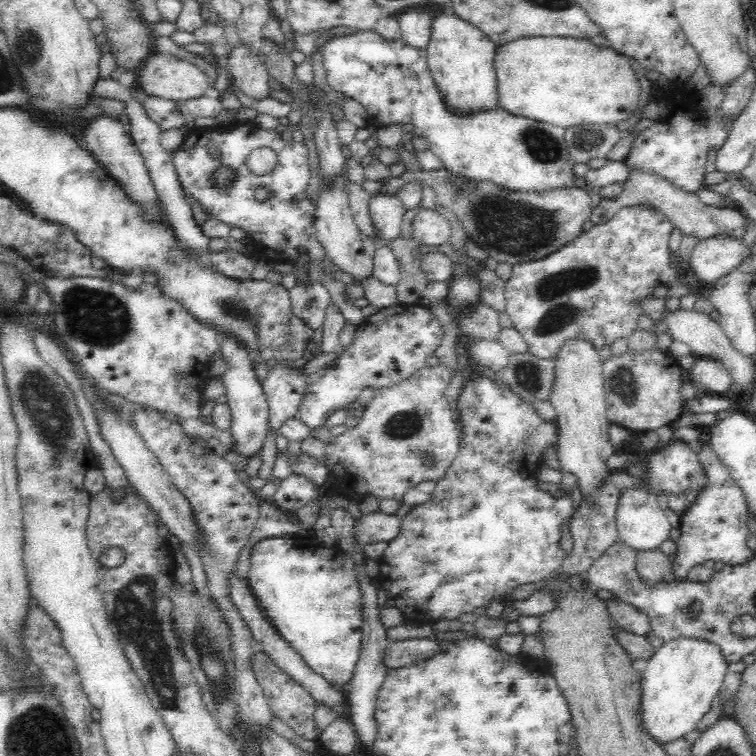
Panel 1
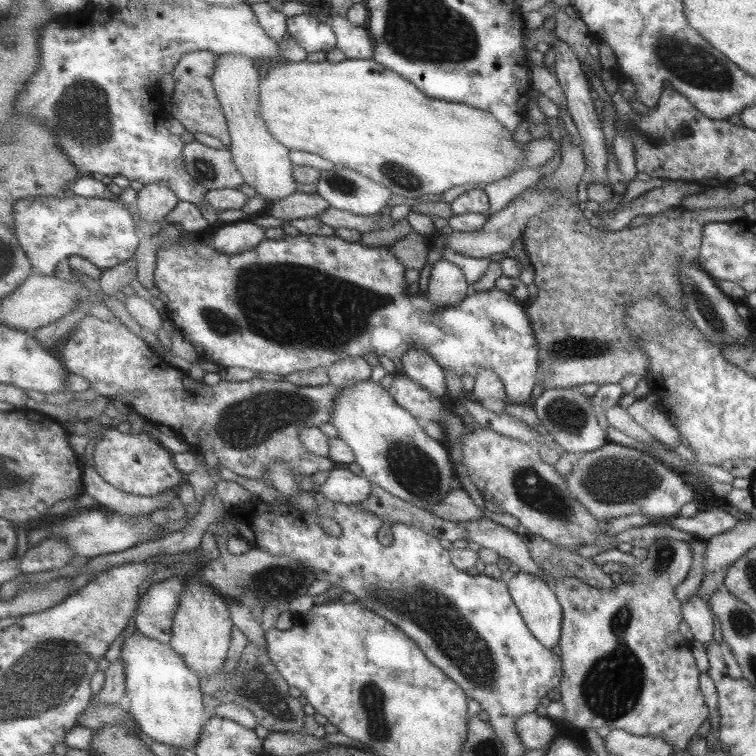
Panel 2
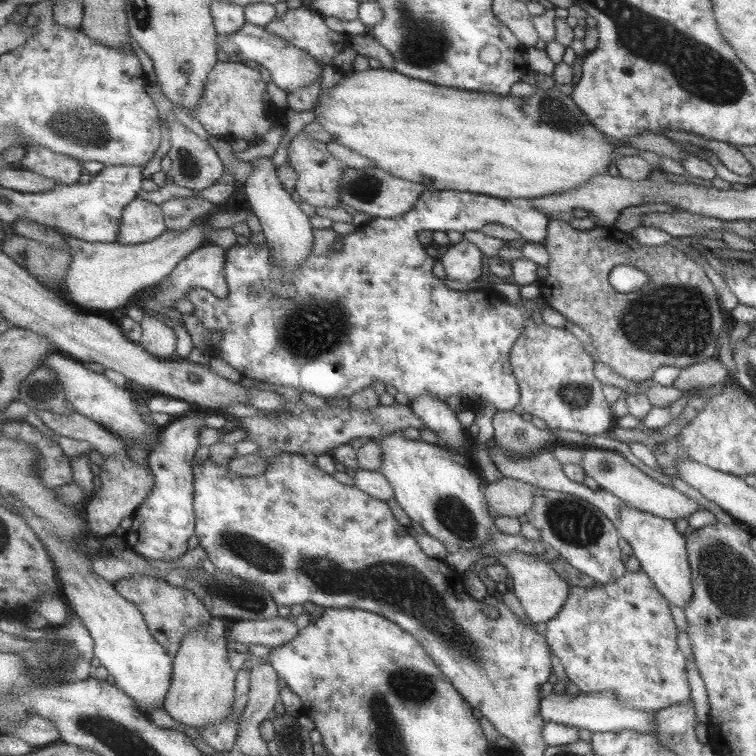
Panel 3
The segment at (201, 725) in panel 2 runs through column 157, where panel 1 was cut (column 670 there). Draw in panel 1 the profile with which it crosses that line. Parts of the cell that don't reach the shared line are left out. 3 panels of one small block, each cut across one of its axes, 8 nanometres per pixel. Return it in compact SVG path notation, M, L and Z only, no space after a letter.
M681 635L662 643L641 672L641 706L647 731L658 742L666 744L682 738L686 732L696 730L698 722L710 710L728 668L723 647L711 639L699 638L698 635Z

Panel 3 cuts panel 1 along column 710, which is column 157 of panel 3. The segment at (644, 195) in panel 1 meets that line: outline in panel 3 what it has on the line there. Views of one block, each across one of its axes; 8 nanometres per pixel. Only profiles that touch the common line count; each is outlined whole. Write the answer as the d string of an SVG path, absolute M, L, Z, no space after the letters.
M143 196L124 210L119 244L148 243L167 232L166 215L162 205L149 202Z

